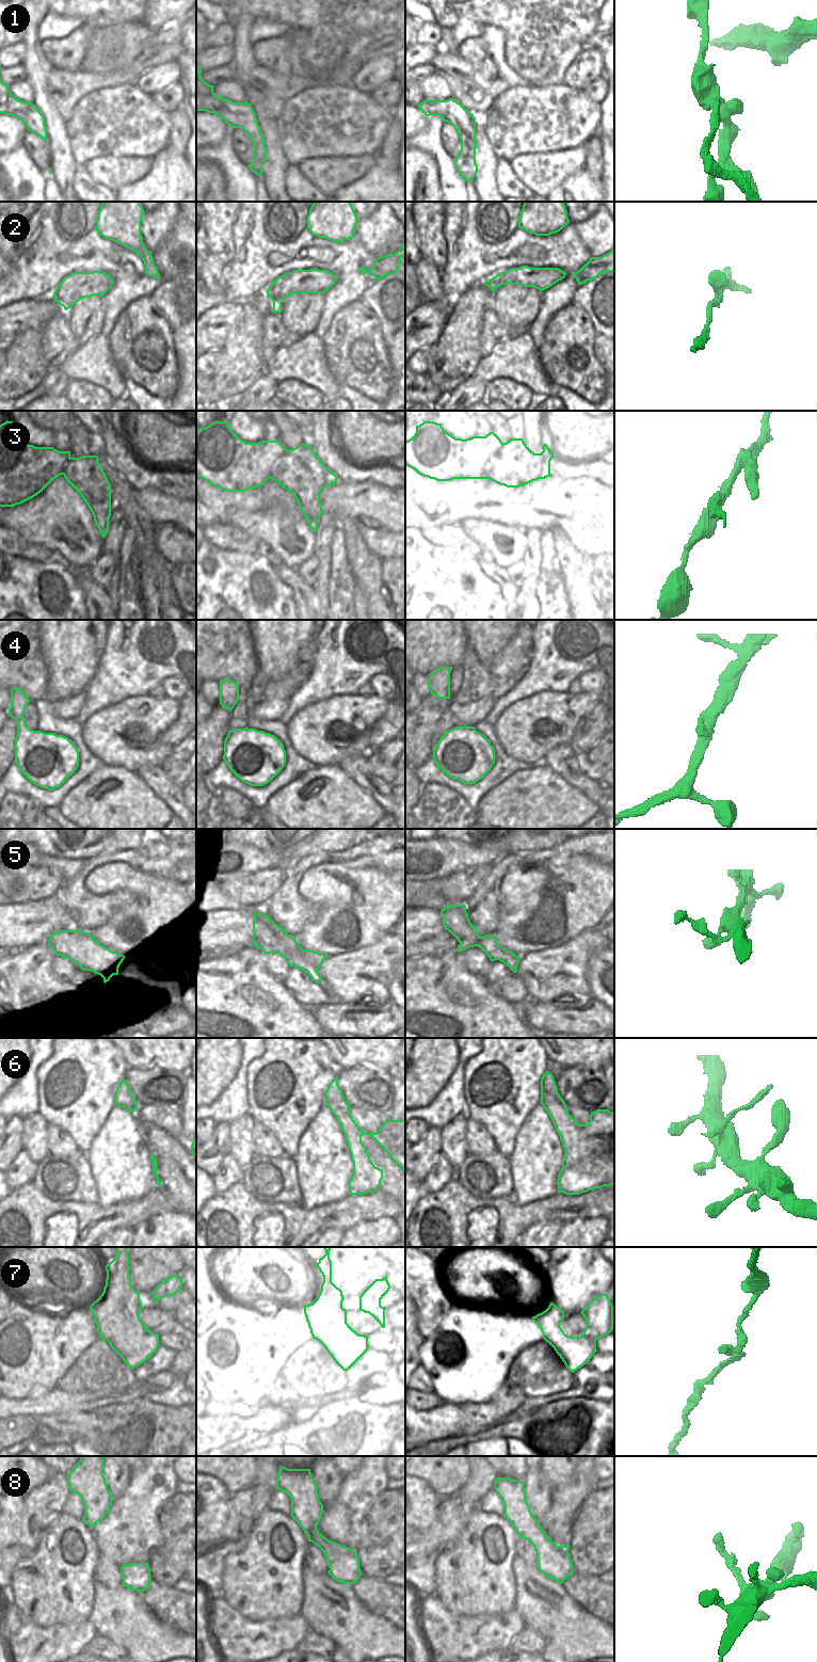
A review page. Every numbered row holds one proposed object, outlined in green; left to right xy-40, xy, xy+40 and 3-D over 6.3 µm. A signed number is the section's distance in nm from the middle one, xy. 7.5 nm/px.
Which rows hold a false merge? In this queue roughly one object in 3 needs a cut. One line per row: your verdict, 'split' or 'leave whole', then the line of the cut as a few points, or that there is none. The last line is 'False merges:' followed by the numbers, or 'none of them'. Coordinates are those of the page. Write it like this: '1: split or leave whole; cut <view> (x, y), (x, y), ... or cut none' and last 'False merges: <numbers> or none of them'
1: leave whole; cut none
2: leave whole; cut none
3: split; cut xy+40 (503, 443), (486, 467), (485, 478)
4: leave whole; cut none
5: leave whole; cut none
6: split; cut xy+40 (541, 1102), (557, 1095), (567, 1114)
7: split; cut xy+40 (575, 1337), (575, 1347), (566, 1357), (564, 1363)
8: leave whole; cut none
False merges: 3, 6, 7

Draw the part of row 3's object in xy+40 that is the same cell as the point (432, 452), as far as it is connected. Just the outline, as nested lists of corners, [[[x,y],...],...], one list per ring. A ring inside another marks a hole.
[[[423,421],[416,426],[416,433],[405,442],[405,465],[419,475],[436,481],[486,479],[486,467],[502,444],[494,432],[490,432],[485,436],[462,440],[449,434],[442,424]]]

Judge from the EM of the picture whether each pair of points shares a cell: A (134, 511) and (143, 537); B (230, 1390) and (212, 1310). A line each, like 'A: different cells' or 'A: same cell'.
A: same cell
B: different cells

